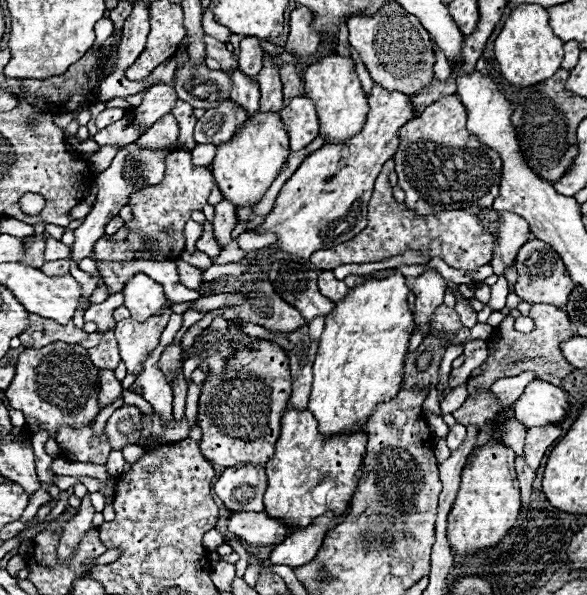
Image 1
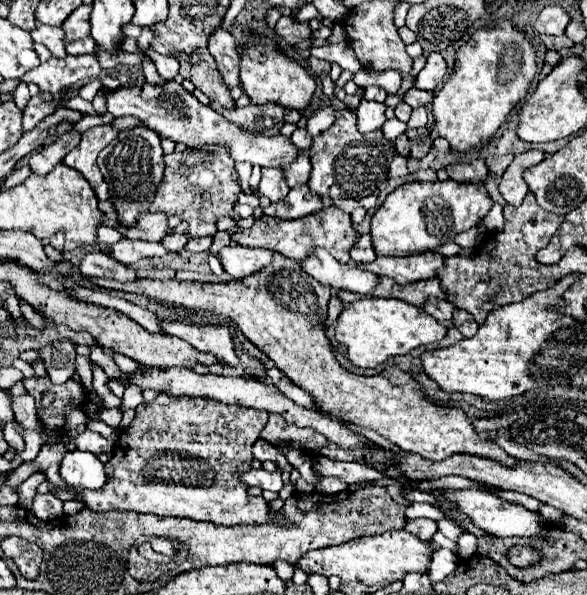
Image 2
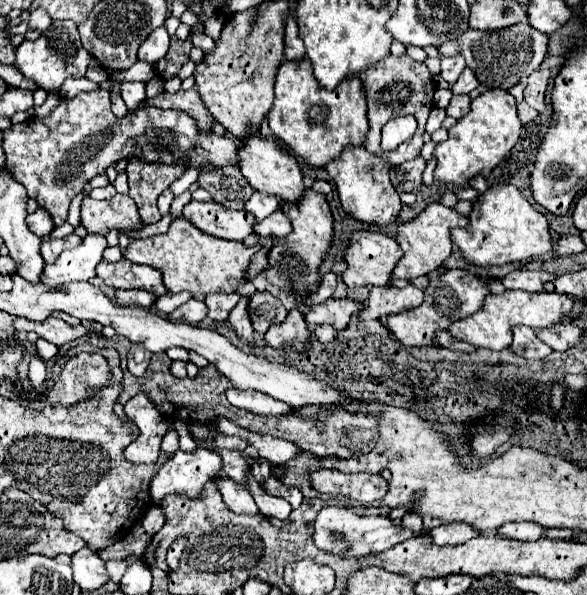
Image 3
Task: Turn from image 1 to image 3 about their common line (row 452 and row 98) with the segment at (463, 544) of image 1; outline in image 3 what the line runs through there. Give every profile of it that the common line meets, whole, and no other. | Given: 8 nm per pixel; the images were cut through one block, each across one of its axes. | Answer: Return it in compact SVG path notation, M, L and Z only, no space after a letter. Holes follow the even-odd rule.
M492 88L482 92L472 100L470 112L448 130L448 140L436 146L436 180L442 180L444 184L468 186L470 178L474 178L482 170L492 170L514 148L520 136L520 128L522 124L516 114L516 100L508 90Z

